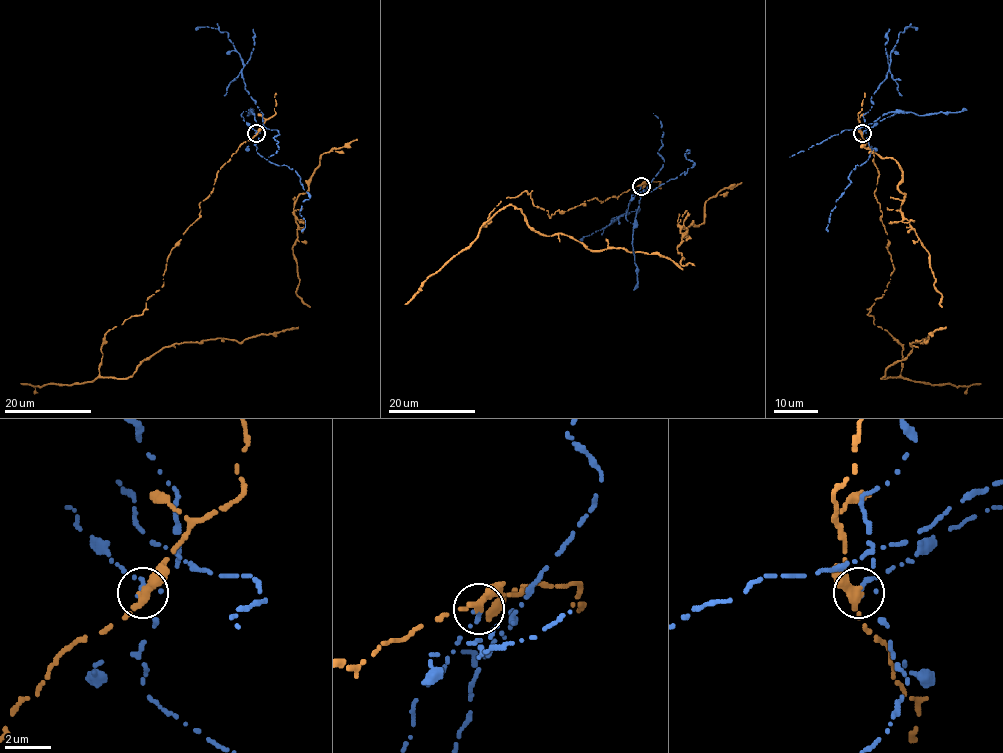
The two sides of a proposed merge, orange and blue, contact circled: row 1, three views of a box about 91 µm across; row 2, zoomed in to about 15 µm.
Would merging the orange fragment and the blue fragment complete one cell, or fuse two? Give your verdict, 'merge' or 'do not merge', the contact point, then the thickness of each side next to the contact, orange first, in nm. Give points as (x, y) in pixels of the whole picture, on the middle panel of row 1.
do not merge; place (641, 186); calibres 340 and 200 nm

